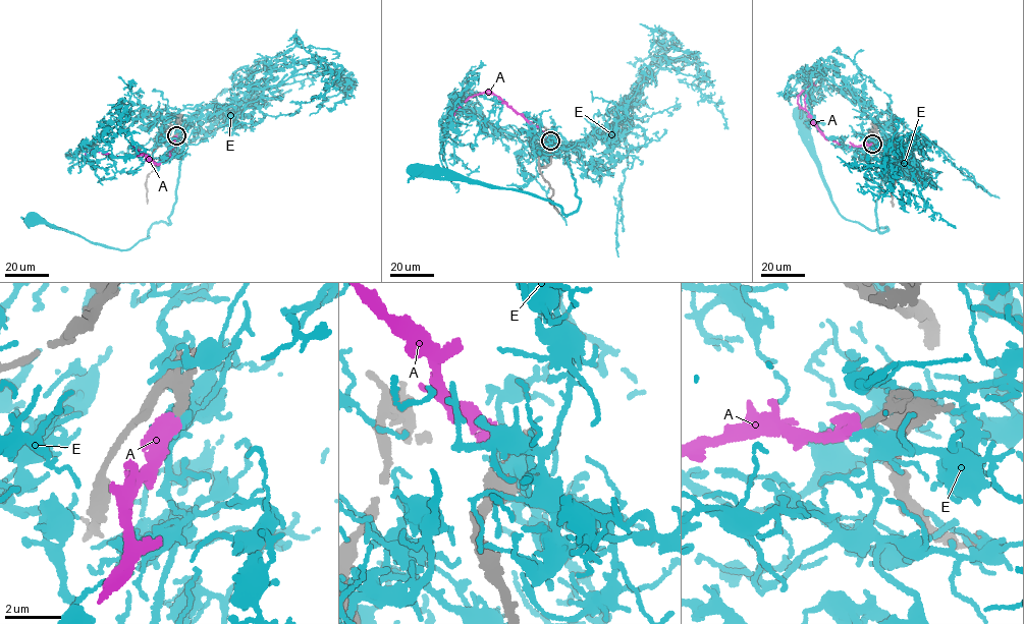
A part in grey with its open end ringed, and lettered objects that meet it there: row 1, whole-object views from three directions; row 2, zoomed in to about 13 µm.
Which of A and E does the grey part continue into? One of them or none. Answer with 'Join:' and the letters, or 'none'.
Join: A

